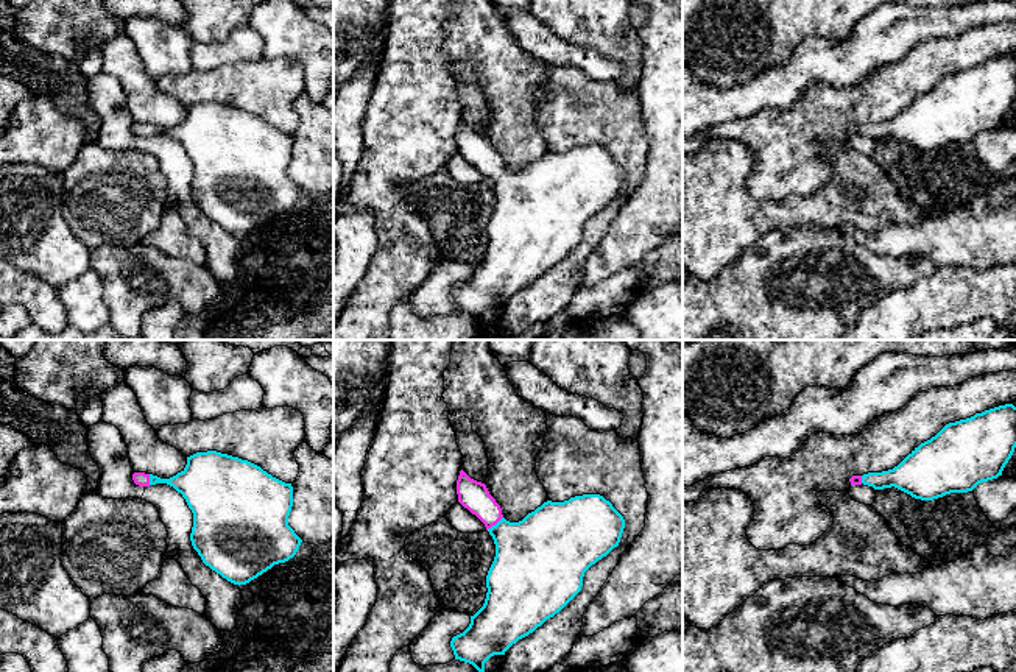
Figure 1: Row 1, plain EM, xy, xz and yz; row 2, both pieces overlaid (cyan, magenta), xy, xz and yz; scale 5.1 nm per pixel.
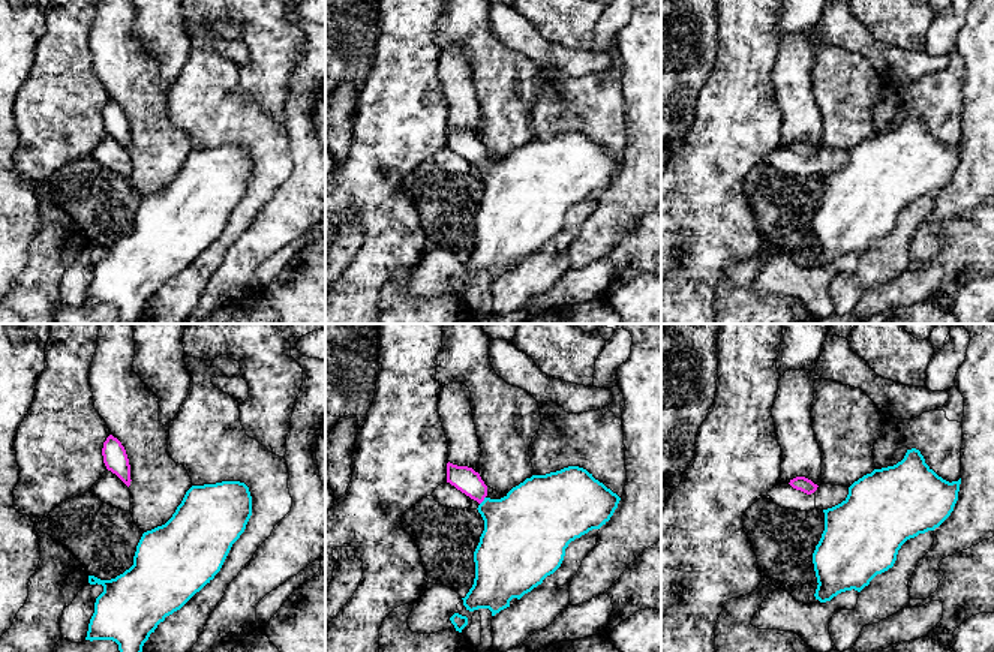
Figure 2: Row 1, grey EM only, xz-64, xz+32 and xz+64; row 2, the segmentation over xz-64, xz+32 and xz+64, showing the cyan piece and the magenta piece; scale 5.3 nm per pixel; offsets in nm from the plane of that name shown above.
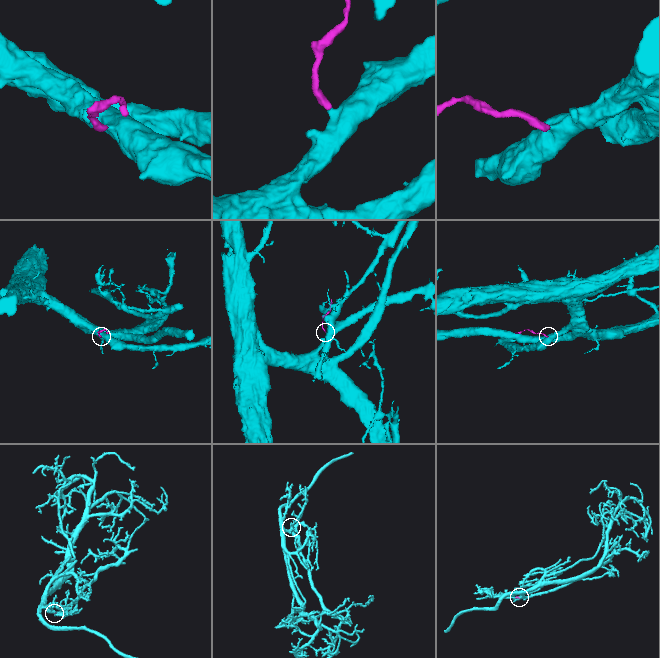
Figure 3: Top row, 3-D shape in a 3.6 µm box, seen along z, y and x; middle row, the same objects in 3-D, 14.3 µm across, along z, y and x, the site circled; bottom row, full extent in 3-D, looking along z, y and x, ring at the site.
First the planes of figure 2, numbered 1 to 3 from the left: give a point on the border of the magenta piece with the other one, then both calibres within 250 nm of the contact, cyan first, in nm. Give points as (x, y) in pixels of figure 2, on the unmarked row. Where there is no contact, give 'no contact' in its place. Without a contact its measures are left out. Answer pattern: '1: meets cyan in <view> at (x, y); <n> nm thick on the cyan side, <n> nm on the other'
1: no contact
2: meets cyan in xz+32 at (483, 165); 380 nm thick on the cyan side, 140 nm on the other
3: no contact

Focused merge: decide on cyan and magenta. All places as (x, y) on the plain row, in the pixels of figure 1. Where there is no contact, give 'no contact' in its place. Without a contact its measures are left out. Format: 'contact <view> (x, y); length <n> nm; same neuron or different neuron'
contact xz (496, 175); length 110 nm; same neuron

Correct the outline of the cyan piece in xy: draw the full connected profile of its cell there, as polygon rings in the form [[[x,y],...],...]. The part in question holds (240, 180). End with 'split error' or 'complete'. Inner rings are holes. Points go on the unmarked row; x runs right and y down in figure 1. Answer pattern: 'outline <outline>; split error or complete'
outline [[[217,101],[187,108],[185,118],[170,129],[134,123],[139,137],[167,134],[182,145],[193,164],[190,192],[203,214],[234,235],[246,235],[274,215],[293,209],[302,190],[288,176],[293,137],[260,117]]]; split error

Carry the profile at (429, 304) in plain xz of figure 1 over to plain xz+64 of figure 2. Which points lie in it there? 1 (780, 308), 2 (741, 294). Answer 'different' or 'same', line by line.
1: different
2: different

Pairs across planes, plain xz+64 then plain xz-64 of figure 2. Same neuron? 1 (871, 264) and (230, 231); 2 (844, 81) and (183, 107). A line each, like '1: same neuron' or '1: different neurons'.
1: same neuron
2: different neurons

